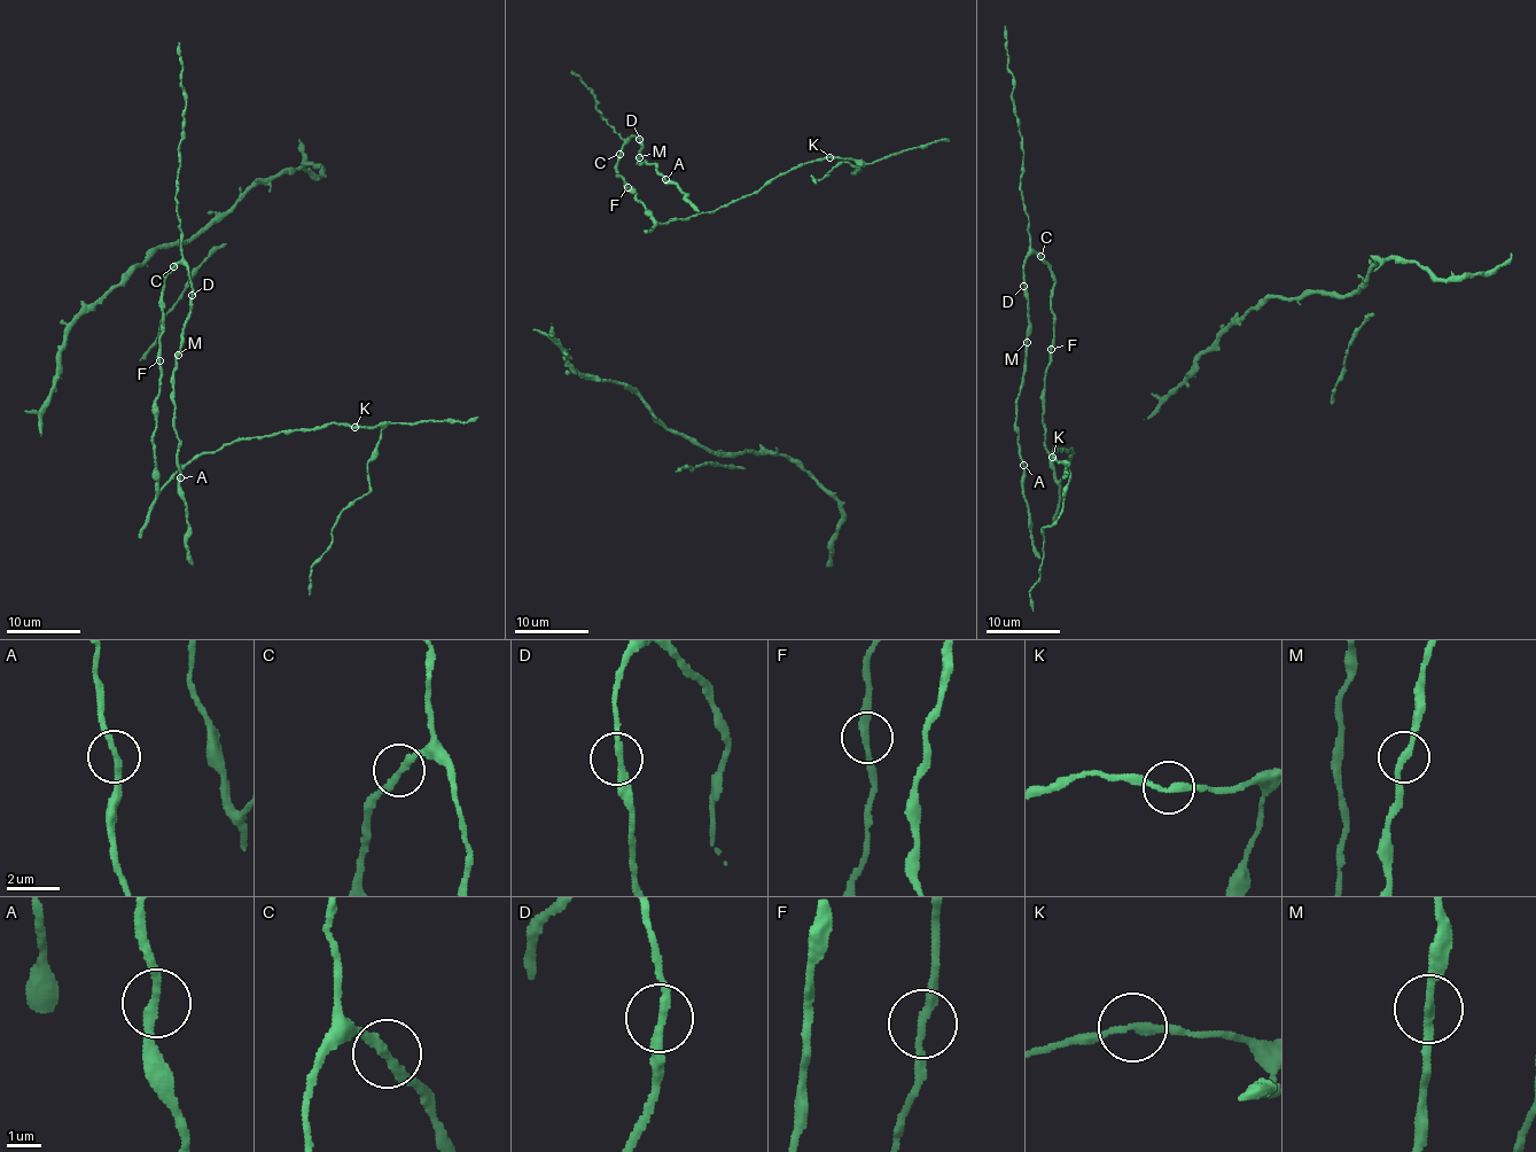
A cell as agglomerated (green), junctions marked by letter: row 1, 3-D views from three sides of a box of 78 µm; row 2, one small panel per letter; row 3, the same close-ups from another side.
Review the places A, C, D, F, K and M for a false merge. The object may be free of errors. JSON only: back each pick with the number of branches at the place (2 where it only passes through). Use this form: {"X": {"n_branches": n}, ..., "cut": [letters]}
{"cut": []}

